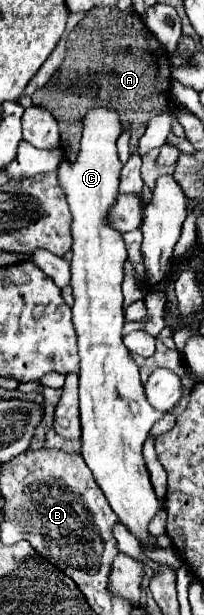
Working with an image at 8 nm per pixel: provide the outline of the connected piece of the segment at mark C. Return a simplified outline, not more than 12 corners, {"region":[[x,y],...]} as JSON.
{"region":[[119,111],[83,117],[73,213],[83,459],[141,549],[157,419],[123,345]]}

